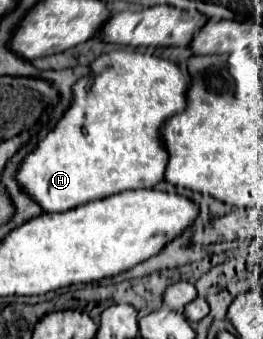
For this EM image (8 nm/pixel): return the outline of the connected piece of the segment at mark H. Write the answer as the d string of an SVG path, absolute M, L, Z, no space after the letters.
M112 50L98 56L90 64L90 72L72 86L70 108L36 148L24 156L16 172L20 188L44 212L64 212L124 190L156 186L164 180L164 168L168 162L168 152L160 140L160 128L166 118L186 108L186 90L188 74L180 64L132 50Z

